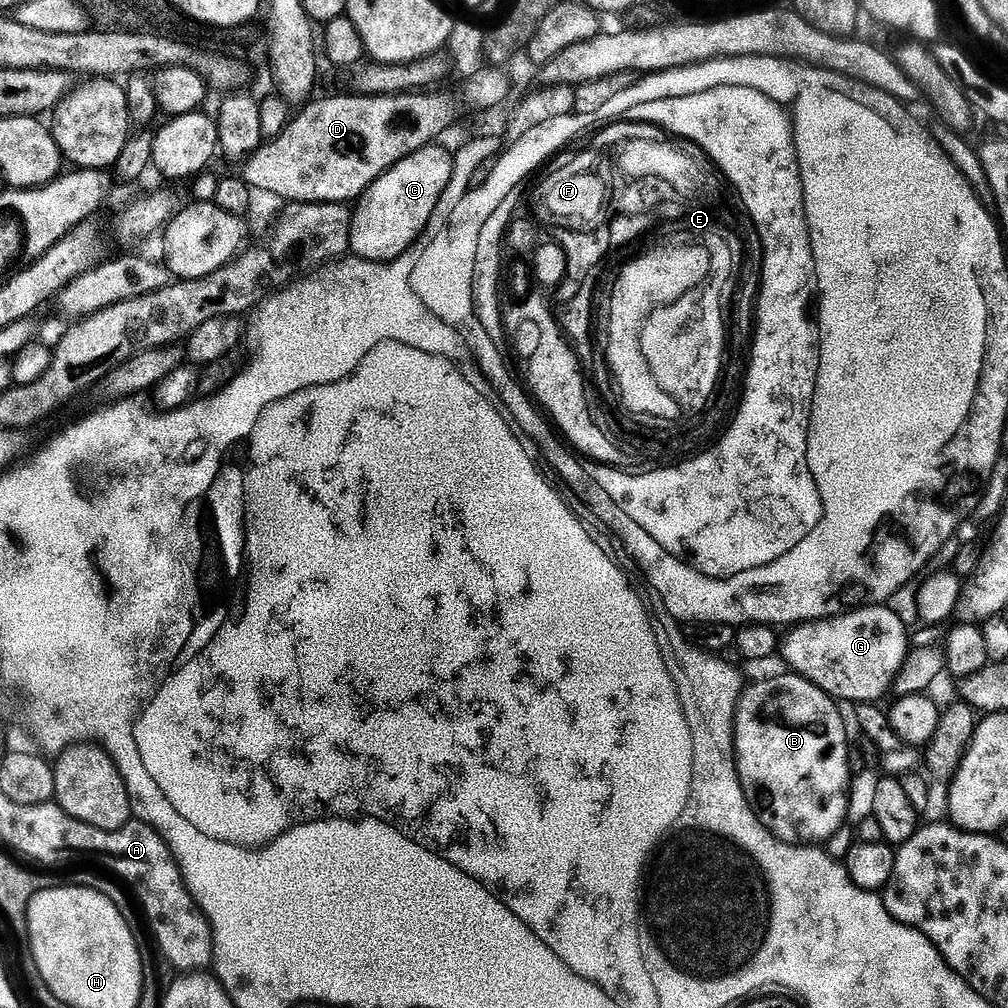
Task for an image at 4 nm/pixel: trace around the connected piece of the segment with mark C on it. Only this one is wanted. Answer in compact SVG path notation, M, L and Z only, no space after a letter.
M433 142L402 158L359 197L352 217L352 252L361 260L389 264L407 251L427 228L452 177L453 153Z

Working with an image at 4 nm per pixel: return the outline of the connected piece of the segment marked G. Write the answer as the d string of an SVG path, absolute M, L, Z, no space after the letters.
M877 606L875 608L857 608L854 612L846 612L843 615L832 616L828 620L811 620L808 624L802 624L791 629L792 632L788 637L782 640L782 656L784 652L784 660L789 664L791 671L795 675L800 676L803 680L808 680L814 686L818 686L827 696L835 698L837 701L856 700L855 702L876 702L879 696L884 696L896 683L896 675L899 674L900 668L904 665L910 651L910 643L908 644L909 629L898 618L898 614L892 612L891 607Z

